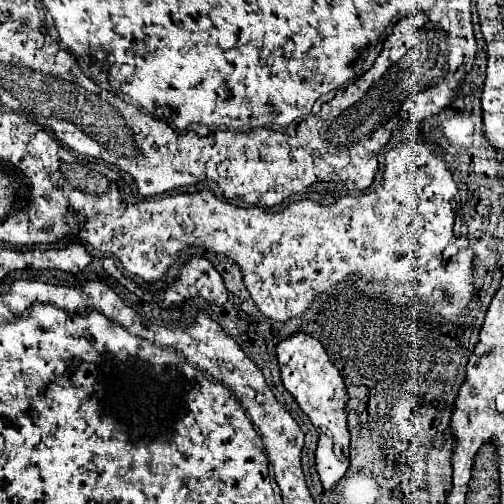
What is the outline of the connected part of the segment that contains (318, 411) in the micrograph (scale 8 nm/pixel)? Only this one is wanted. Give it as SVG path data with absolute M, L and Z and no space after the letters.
M296 333L288 339L284 339L278 349L278 363L280 363L280 377L286 391L292 393L300 409L308 415L310 423L318 431L318 447L316 447L316 469L320 475L320 481L324 489L332 489L346 473L350 459L348 459L348 447L350 447L350 433L348 433L348 393L344 379L340 371L332 365L330 357L326 355L324 347L310 335Z

